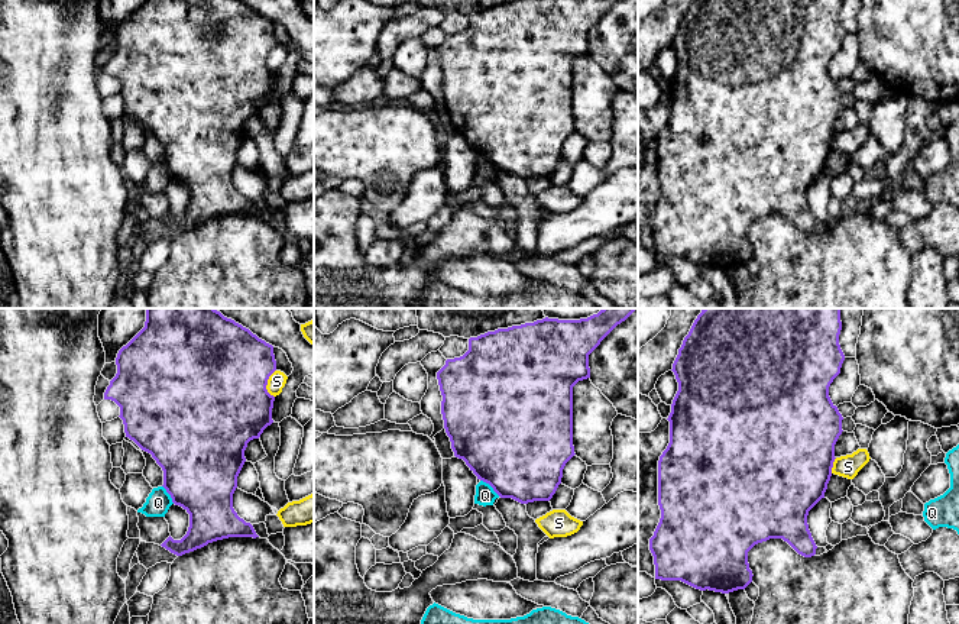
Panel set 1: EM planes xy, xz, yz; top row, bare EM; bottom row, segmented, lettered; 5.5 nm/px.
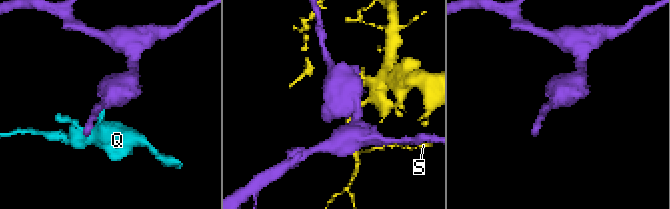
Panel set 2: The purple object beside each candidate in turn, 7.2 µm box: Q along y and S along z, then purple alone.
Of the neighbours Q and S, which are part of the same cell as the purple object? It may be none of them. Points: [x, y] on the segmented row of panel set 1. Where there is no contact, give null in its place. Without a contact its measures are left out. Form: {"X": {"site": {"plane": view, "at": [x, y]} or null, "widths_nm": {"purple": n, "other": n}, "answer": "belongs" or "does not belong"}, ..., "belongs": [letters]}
{"Q": {"site": {"plane": "xz", "at": [491, 485]}, "widths_nm": {"purple": 500, "other": 110}, "answer": "does not belong"}, "S": {"site": {"plane": "xy", "at": [266, 384]}, "widths_nm": {"purple": 500, "other": 100}, "answer": "does not belong"}, "belongs": []}

